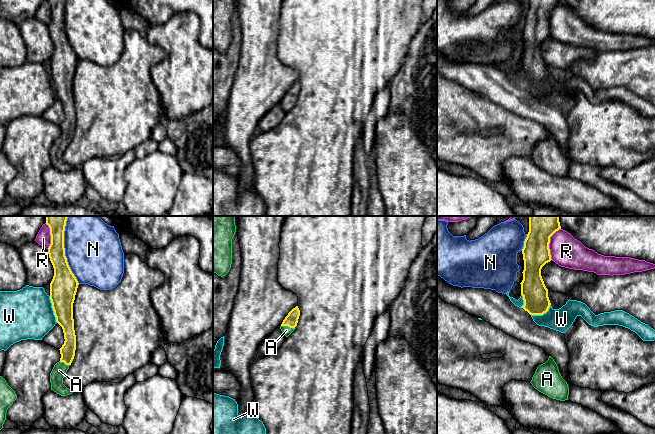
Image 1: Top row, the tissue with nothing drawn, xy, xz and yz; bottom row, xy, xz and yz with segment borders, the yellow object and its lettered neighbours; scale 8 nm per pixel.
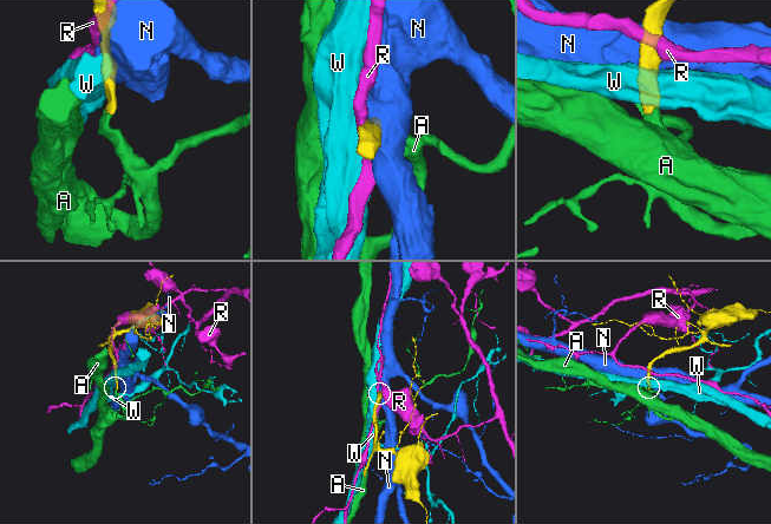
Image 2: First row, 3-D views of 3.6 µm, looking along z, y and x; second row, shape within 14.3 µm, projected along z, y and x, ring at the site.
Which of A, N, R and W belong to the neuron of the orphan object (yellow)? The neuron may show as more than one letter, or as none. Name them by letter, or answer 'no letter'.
A

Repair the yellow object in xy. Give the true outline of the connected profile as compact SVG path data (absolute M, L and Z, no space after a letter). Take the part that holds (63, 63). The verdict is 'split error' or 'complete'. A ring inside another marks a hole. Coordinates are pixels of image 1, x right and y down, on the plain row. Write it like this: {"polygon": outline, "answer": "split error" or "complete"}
{"polygon": "M66 0L47 1L50 4L51 11L48 30L54 44L54 52L50 59L50 76L56 98L62 103L65 115L64 120L59 125L60 137L54 141L50 149L50 159L51 166L61 172L67 172L74 168L63 160L63 154L75 132L76 111L73 79L79 59L65 32L64 7Z", "answer": "split error"}

